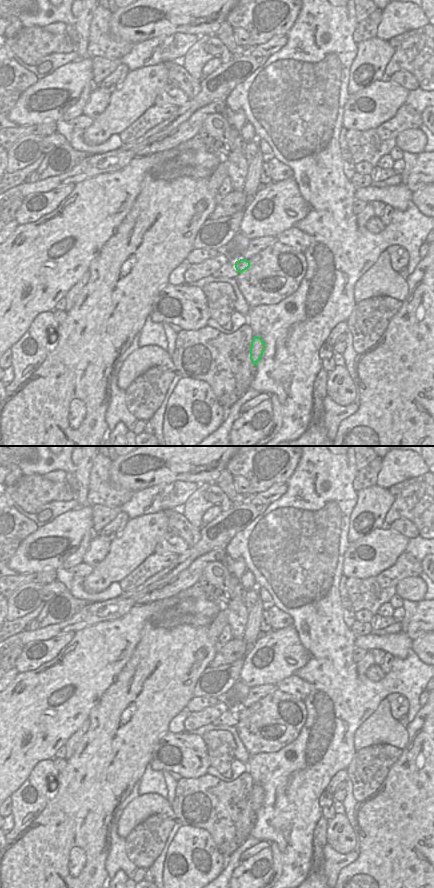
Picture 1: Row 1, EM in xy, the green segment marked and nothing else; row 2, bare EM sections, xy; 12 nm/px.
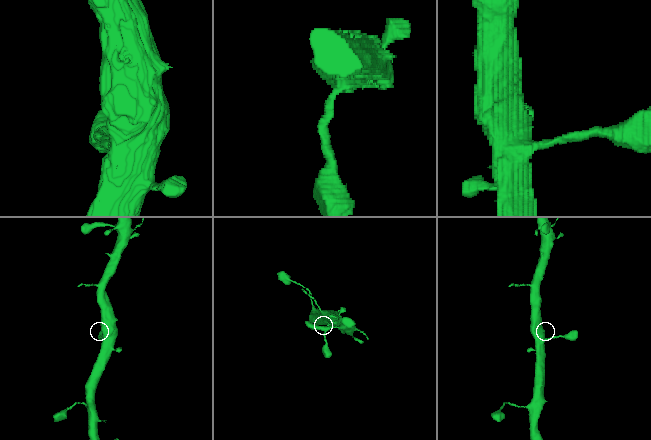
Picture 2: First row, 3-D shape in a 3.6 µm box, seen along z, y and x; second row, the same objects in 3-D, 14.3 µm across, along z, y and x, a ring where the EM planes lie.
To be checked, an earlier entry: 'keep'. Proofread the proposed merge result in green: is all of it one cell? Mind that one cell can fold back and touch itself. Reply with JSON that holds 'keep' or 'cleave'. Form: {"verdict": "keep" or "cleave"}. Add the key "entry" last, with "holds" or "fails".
{"verdict": "keep", "entry": "holds"}

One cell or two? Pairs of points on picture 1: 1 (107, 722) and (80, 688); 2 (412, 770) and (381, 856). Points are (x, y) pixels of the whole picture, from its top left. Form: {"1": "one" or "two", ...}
{"1": "two", "2": "one"}

